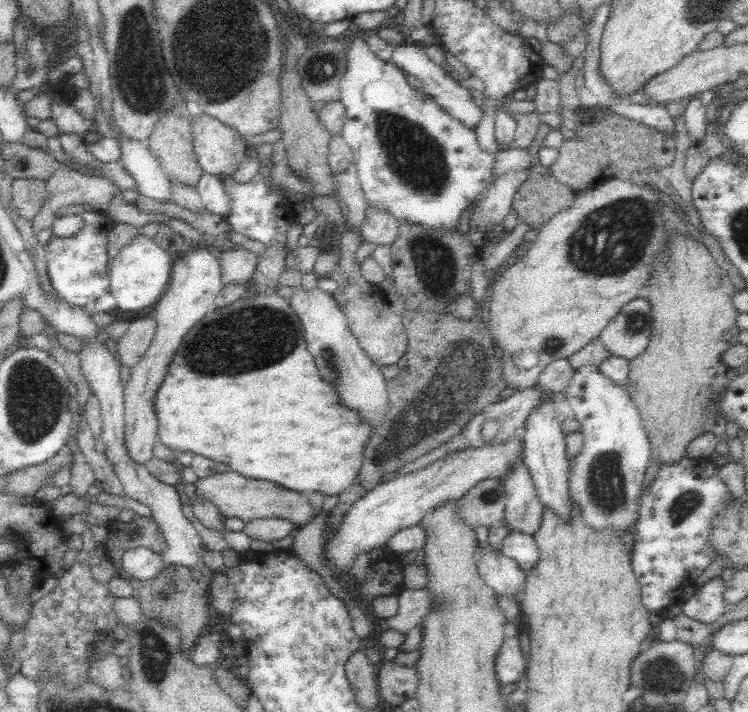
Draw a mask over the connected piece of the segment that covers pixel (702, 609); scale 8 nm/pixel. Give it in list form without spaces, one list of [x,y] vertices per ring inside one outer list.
[[[718,575],[697,586],[692,598],[682,606],[682,613],[708,626],[723,618],[730,608],[724,596],[728,581],[724,579],[723,575]]]

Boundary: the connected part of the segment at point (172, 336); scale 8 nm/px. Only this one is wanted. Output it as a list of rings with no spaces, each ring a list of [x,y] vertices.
[[[186,247],[173,262],[173,268],[164,294],[155,302],[154,316],[156,330],[152,342],[136,366],[131,367],[130,380],[123,390],[125,405],[124,448],[134,464],[142,466],[150,460],[152,447],[157,443],[157,418],[152,409],[153,394],[165,375],[165,368],[172,358],[172,353],[180,344],[180,338],[205,314],[213,311],[214,302],[220,294],[221,265],[219,258],[206,248],[195,250]]]

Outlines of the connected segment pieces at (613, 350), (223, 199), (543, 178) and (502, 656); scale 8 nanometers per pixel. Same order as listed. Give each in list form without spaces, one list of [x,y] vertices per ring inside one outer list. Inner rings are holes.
[[[638,297],[620,307],[599,337],[610,354],[630,360],[645,349],[653,325],[650,301]]]
[[[203,173],[196,190],[201,197],[204,210],[217,214],[217,216],[225,218],[228,216],[228,212],[232,208],[232,200],[223,184],[219,183],[215,176]]]
[[[547,174],[528,176],[512,196],[511,211],[529,230],[539,230],[557,212],[574,203],[577,192]]]
[[[506,638],[502,649],[496,656],[496,673],[501,685],[518,686],[518,682],[524,676],[524,670],[524,656],[520,651],[518,638]]]

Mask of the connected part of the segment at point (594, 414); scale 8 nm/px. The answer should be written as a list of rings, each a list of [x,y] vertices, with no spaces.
[[[583,364],[575,370],[569,385],[564,390],[564,400],[570,406],[569,414],[580,423],[579,431],[583,434],[582,452],[569,464],[569,495],[580,506],[582,519],[594,529],[608,529],[620,535],[628,526],[633,532],[637,517],[639,499],[642,494],[640,484],[644,471],[650,462],[649,439],[636,406],[632,403],[624,384],[618,384],[604,376],[599,366]]]

